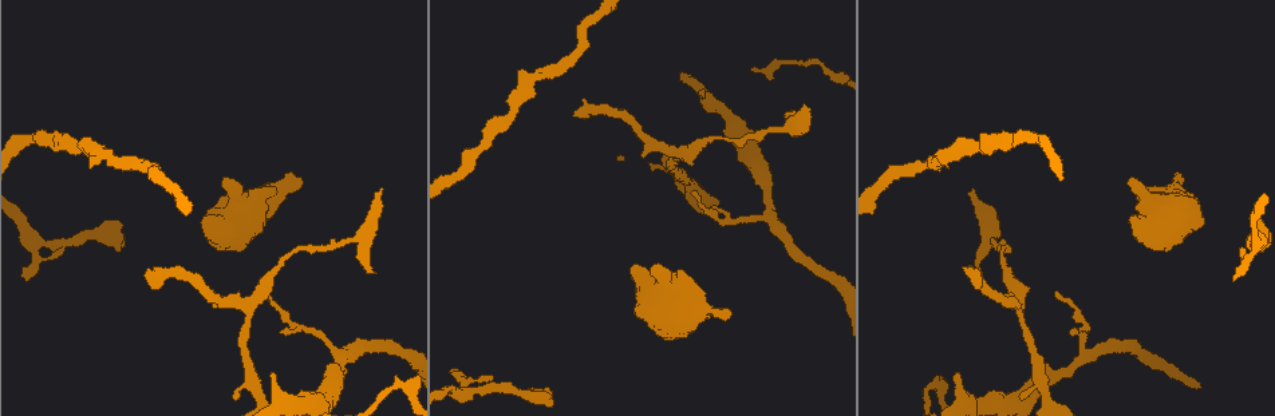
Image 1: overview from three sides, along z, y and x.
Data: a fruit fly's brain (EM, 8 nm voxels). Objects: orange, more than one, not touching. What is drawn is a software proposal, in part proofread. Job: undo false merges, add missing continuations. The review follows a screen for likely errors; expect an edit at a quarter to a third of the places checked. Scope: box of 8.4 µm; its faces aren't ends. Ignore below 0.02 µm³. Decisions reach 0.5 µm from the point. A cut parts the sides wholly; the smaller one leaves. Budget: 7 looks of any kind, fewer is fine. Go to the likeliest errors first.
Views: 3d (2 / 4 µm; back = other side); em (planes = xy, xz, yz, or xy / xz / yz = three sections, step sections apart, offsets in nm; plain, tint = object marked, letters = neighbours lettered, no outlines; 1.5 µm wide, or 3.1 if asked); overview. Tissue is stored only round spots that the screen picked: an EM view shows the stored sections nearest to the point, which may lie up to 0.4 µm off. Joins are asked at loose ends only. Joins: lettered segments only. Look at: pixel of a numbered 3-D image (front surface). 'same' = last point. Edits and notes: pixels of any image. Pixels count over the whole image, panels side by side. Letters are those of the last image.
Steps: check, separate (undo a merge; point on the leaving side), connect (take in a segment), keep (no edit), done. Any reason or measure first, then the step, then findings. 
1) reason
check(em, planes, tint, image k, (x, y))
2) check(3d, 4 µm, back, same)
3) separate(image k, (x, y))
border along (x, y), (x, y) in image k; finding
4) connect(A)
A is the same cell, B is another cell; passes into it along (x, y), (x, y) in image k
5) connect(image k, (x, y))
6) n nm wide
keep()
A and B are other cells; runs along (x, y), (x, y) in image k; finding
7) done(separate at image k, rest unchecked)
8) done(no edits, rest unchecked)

free end
check(em, xy, step 4, letters, image 1, (298, 185))

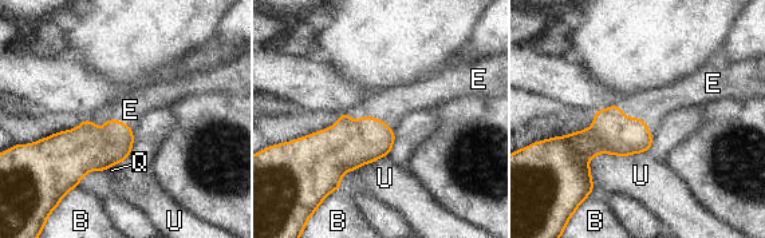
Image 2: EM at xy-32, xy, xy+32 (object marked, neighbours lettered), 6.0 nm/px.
check(em, planes, letters, same)

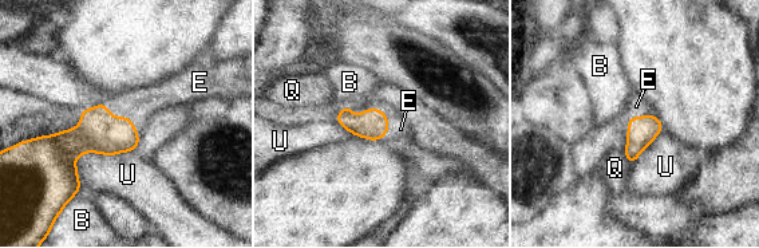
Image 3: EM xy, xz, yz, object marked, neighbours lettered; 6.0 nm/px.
connect(E)
E is the same cell, B, Q and U are other cells; passes into it along (372, 125), (376, 109), (400, 129) in image 3; the neuron continues

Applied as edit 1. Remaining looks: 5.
free end
check(em, xy, step 8, tint, image 1, (698, 91))

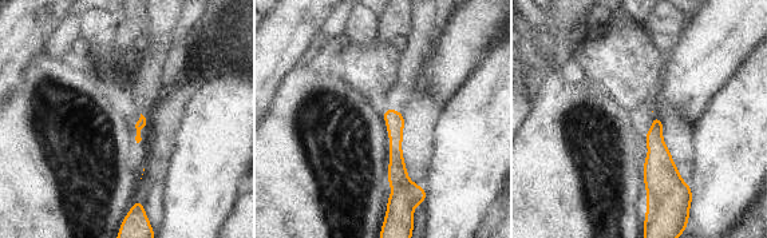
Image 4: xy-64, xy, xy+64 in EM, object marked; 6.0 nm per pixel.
another direction
check(em, planes, letters, same)

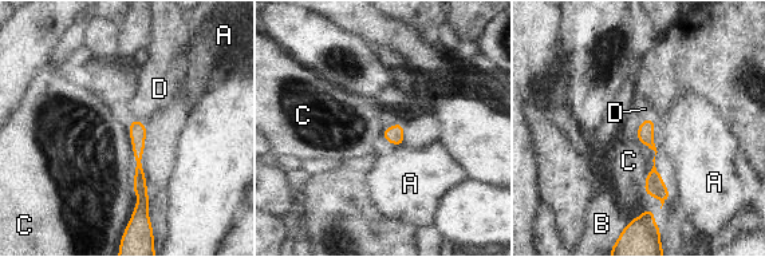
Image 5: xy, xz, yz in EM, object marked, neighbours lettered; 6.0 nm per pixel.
connect(D)
D is the same cell, A, B and C are other cells; passes into it along (137, 129), (138, 121), (160, 89) in image 5; it goes on there

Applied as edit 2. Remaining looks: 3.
thin end
check(em, planes, letters, image 1, (693, 195))

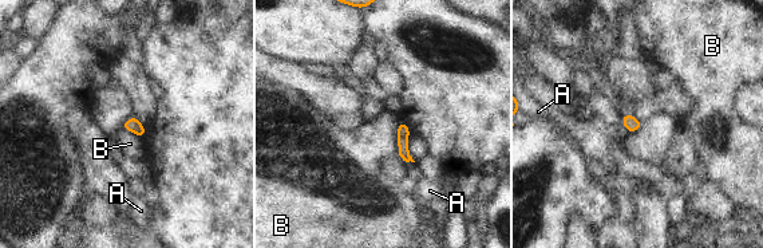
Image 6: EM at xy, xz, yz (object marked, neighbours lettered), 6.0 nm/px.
keep()
A and B are other cells; border along (400, 119), (398, 125), (396, 154) in image 6; none of them fits

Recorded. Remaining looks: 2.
done(connect at image 3, connect at image 5, rest unchecked)

